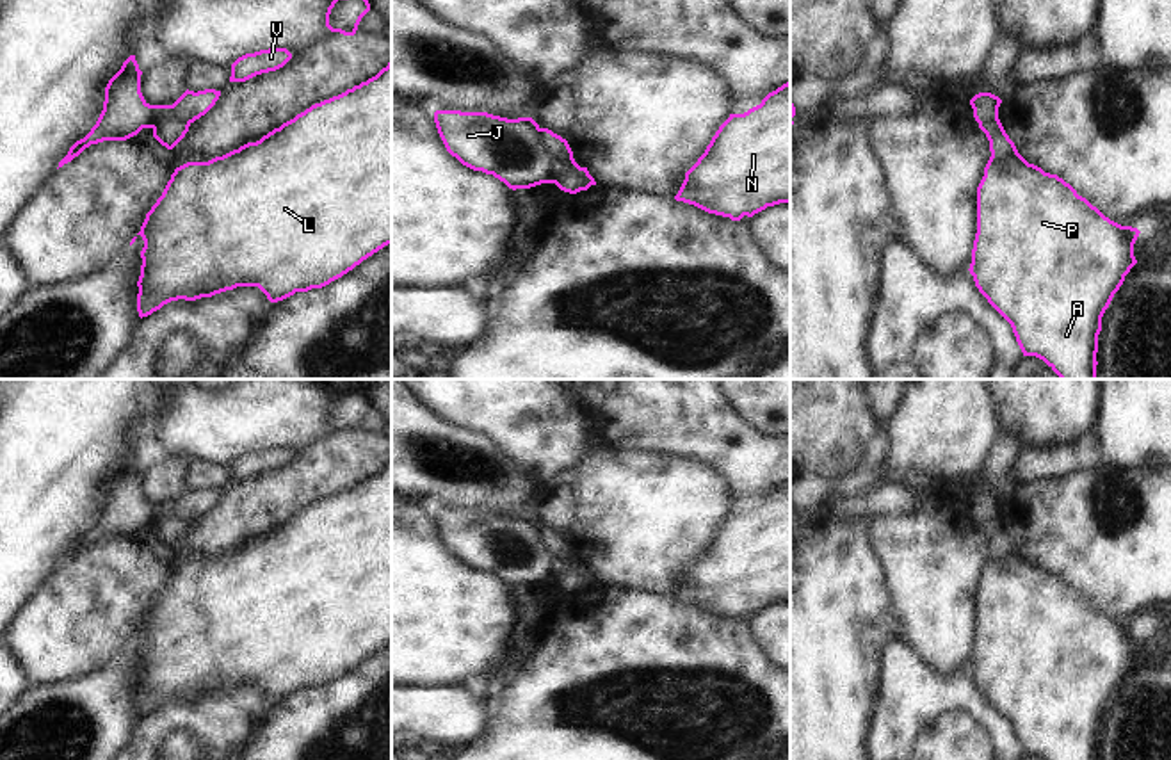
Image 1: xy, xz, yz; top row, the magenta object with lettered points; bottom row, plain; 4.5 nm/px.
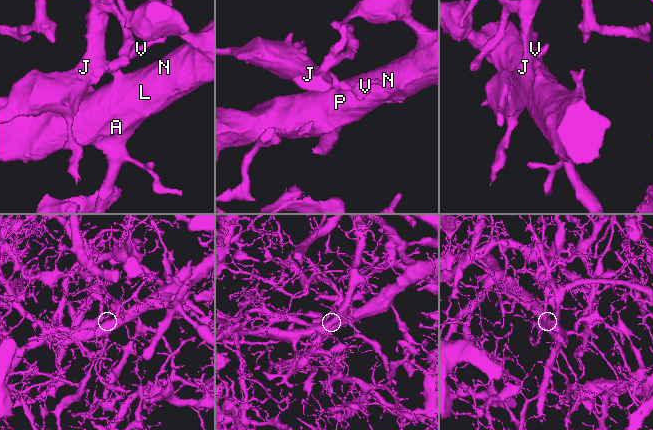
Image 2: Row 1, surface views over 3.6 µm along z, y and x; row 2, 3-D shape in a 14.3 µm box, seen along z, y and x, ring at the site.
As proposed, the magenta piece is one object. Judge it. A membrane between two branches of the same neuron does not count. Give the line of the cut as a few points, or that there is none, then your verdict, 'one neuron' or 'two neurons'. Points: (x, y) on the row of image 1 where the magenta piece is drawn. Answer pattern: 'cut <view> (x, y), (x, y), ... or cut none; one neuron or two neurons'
cut xz (540, 129), (540, 145), (563, 166), (554, 182); two neurons

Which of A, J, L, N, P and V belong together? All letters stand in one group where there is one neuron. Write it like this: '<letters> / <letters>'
A L N P / J V

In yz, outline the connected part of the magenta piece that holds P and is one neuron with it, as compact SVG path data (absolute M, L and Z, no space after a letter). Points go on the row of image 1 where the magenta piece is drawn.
M998 117L979 128L989 141L991 157L977 187L977 233L968 269L975 287L1011 324L1023 356L1043 360L1061 379L1096 379L1102 317L1137 263L1134 244L1141 231L1110 221L1062 178L1029 164Z

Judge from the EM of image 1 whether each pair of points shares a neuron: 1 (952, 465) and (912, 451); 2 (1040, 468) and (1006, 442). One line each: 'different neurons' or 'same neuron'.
1: same neuron
2: different neurons

